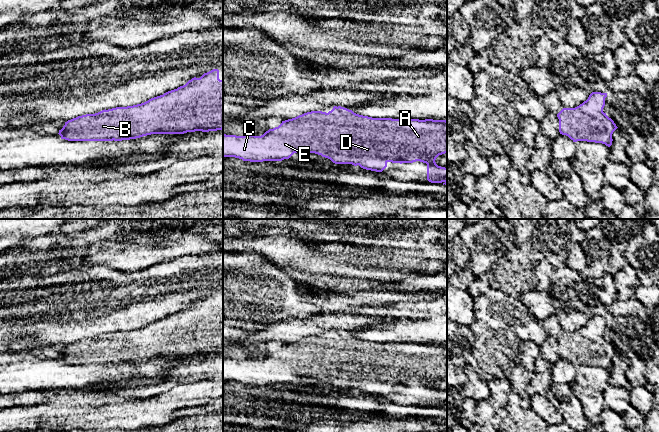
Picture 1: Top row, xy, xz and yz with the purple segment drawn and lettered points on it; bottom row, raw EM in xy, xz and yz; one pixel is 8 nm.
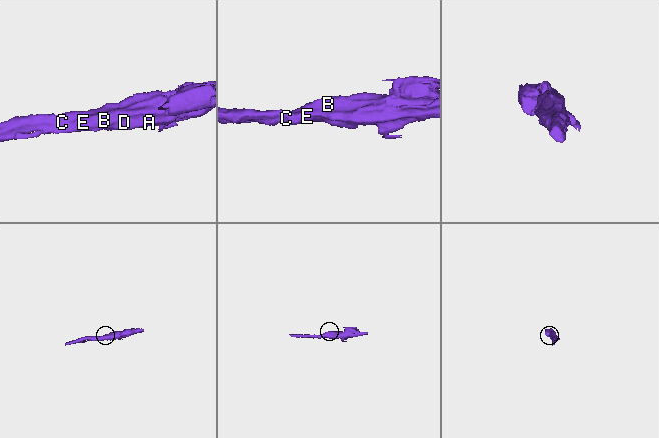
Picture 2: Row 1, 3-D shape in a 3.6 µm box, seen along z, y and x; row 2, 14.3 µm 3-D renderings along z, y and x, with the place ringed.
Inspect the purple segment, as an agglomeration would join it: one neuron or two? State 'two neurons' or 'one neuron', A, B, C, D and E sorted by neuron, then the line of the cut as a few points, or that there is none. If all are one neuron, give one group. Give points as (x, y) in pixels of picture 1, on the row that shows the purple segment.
one neuron; A B C D E; no cut

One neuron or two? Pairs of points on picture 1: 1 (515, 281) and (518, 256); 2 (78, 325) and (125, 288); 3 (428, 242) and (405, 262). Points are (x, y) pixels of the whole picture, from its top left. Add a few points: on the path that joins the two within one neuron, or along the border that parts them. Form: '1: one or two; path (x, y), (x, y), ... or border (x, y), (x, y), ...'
1: one; path (515, 275), (518, 272), (517, 262)
2: one; path (90, 323), (113, 300)
3: two; border (395, 248), (415, 248), (432, 258), (436, 251)

